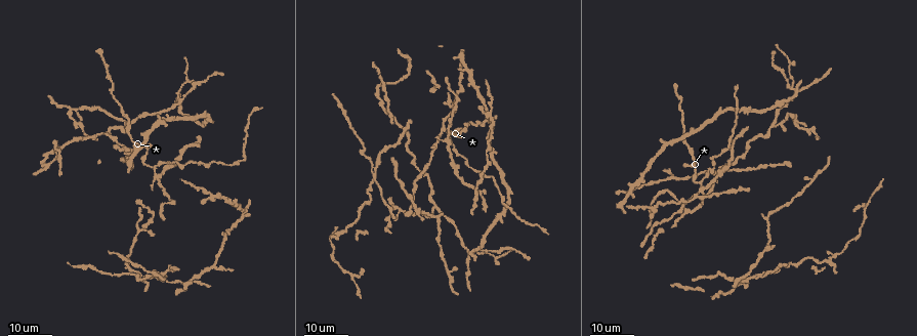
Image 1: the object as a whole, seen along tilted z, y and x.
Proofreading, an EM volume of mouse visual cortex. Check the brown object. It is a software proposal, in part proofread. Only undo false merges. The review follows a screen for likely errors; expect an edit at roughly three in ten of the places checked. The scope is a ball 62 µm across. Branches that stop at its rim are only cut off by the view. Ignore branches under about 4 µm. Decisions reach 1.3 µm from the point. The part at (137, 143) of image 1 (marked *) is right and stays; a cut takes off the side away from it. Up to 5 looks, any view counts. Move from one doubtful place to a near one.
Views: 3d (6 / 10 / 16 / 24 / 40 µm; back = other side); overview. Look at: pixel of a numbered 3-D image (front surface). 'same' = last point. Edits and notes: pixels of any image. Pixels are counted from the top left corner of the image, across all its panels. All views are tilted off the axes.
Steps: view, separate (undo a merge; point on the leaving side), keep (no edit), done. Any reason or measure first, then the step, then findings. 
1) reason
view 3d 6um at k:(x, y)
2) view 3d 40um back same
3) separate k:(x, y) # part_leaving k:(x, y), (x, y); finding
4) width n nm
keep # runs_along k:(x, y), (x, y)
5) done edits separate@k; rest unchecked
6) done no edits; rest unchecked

four or more arms meet
view 3d 16um at 1:(176, 103)

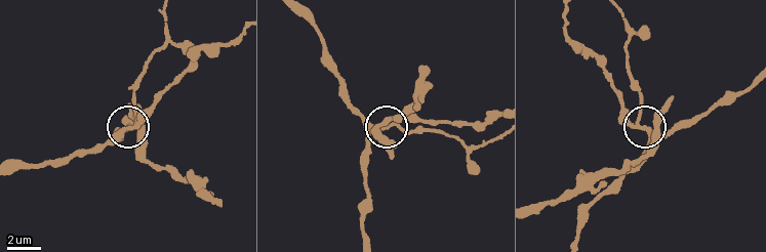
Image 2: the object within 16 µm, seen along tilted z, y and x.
view 3d 6um at 2:(128, 127)

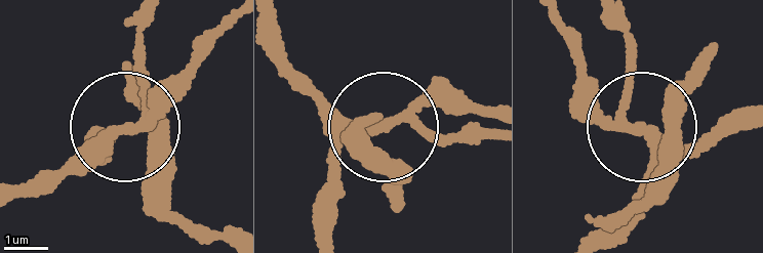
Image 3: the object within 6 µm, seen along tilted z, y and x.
side_arm 15 um; arms 4
separate 3:(137, 45) # a second cell is stuck on

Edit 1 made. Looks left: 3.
view overview

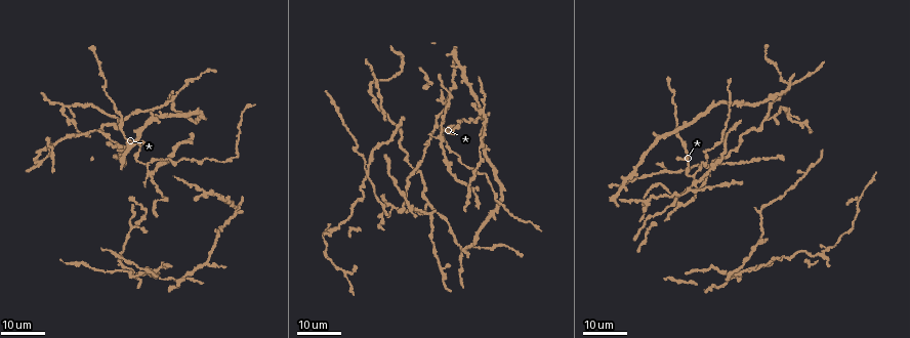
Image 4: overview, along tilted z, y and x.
view 3d 24um at 4:(644, 177)

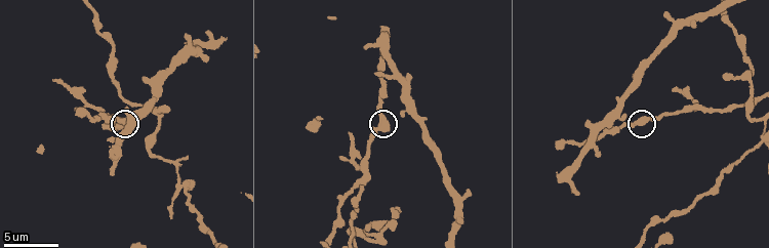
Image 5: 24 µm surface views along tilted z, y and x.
view 3d 10um at 5:(384, 118)

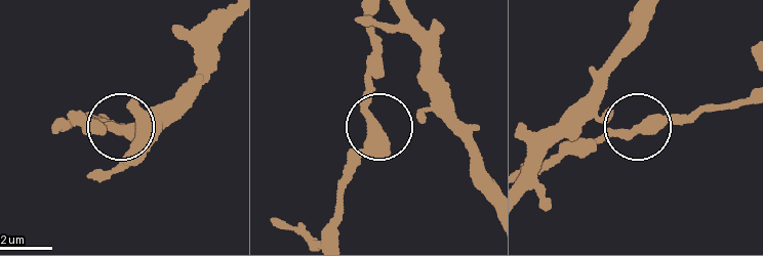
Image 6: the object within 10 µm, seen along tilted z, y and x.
keep # runs_along 6:(743, 100), (634, 125), (602, 140); all the same cell

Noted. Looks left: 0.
done edits separate@3; rest unchecked

